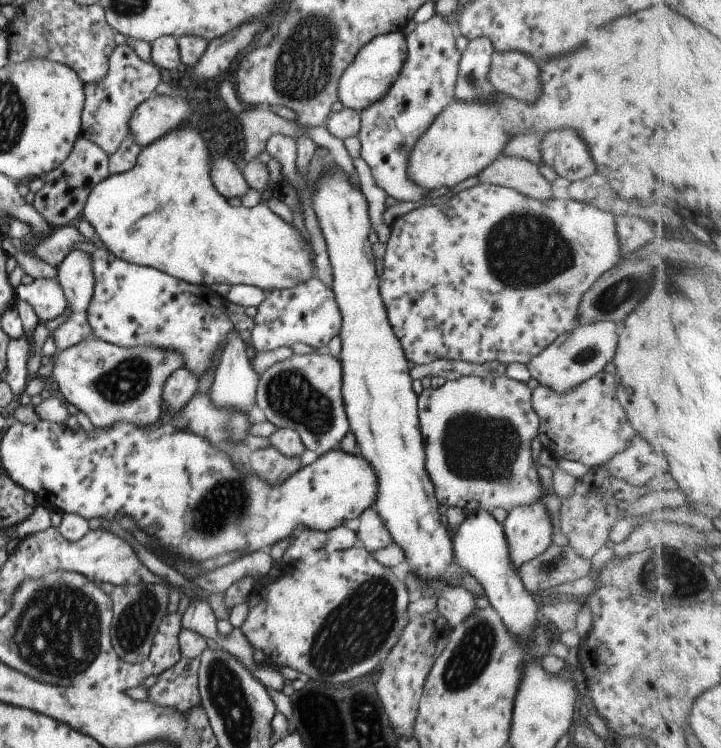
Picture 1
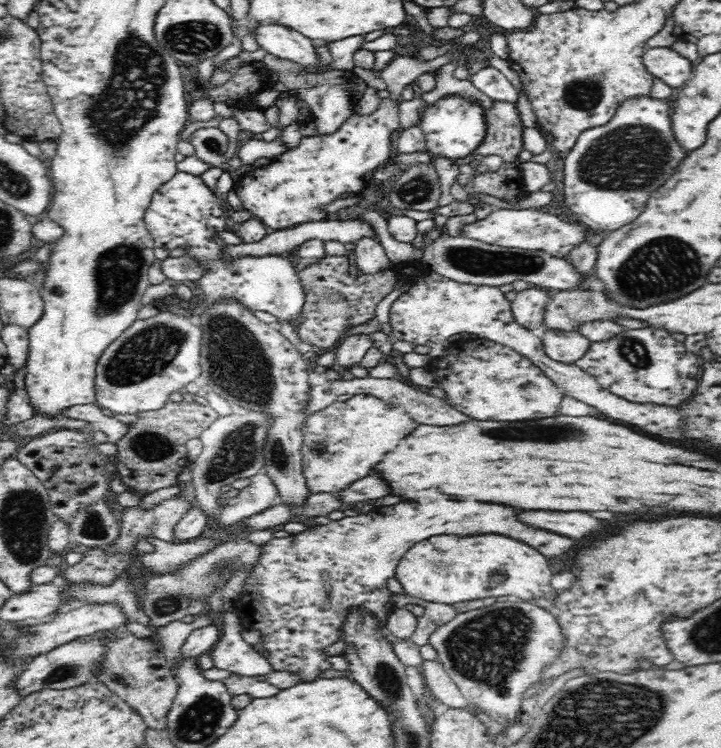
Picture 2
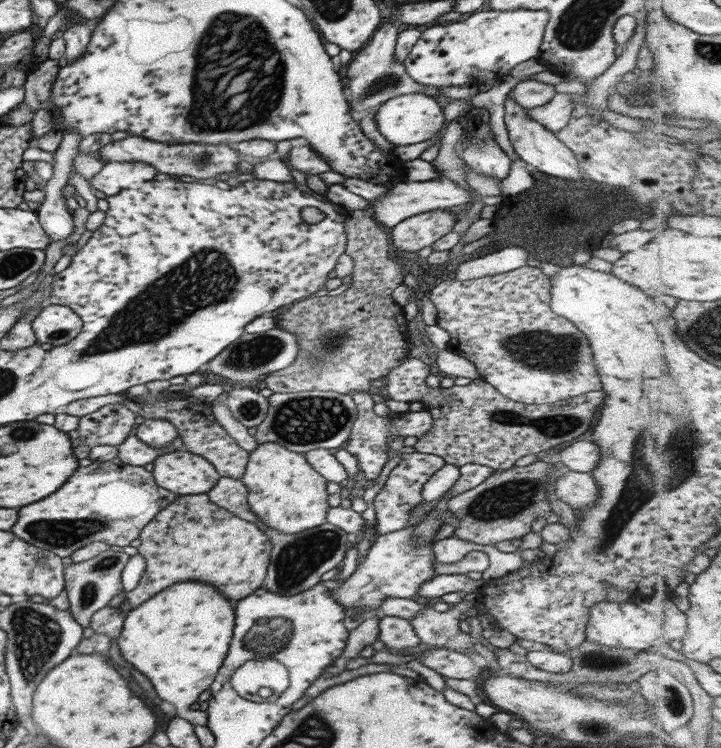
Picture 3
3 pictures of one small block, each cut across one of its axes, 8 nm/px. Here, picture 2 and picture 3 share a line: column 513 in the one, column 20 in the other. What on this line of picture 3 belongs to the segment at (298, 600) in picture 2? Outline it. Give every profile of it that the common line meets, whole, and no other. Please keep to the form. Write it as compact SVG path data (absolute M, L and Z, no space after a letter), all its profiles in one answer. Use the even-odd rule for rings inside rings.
M118 457L106 462L93 461L88 466L80 466L52 496L20 508L18 522L12 526L10 532L30 544L36 544L38 548L52 550L62 558L71 556L74 551L94 541L104 541L109 546L126 547L138 539L142 529L175 499L176 494L156 485L153 474L142 466L124 464Z

